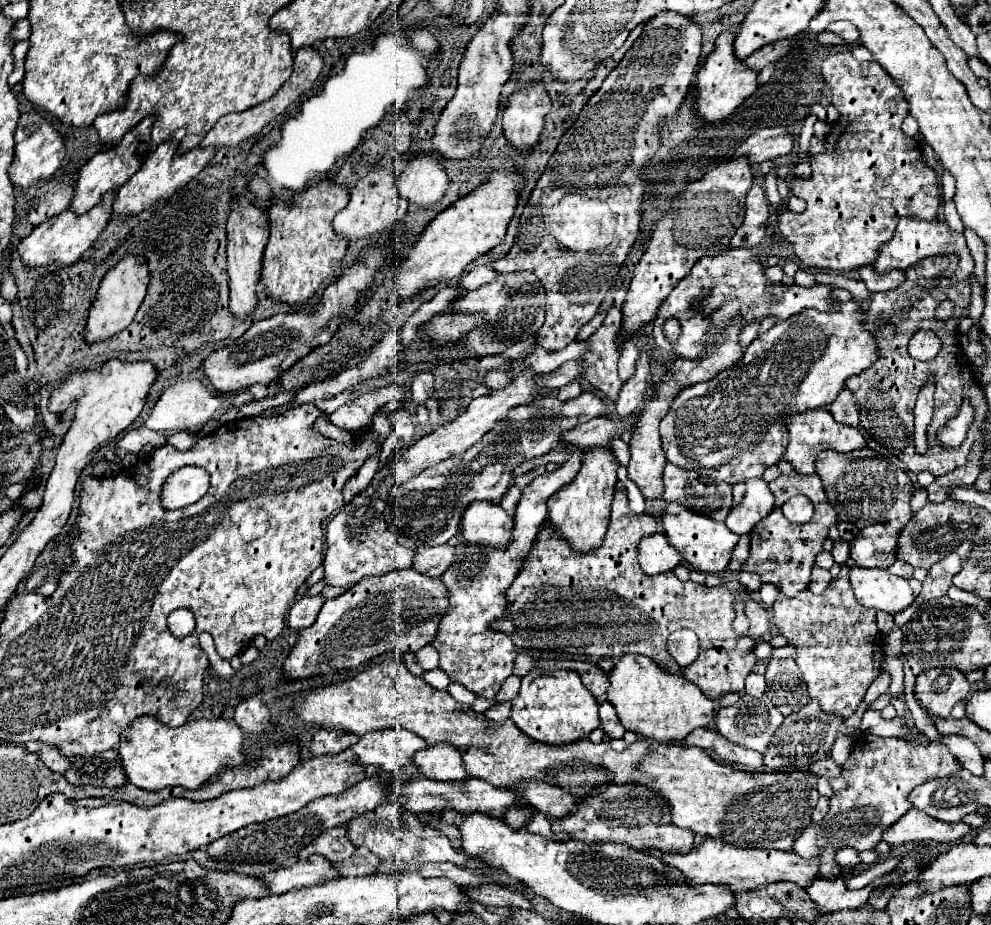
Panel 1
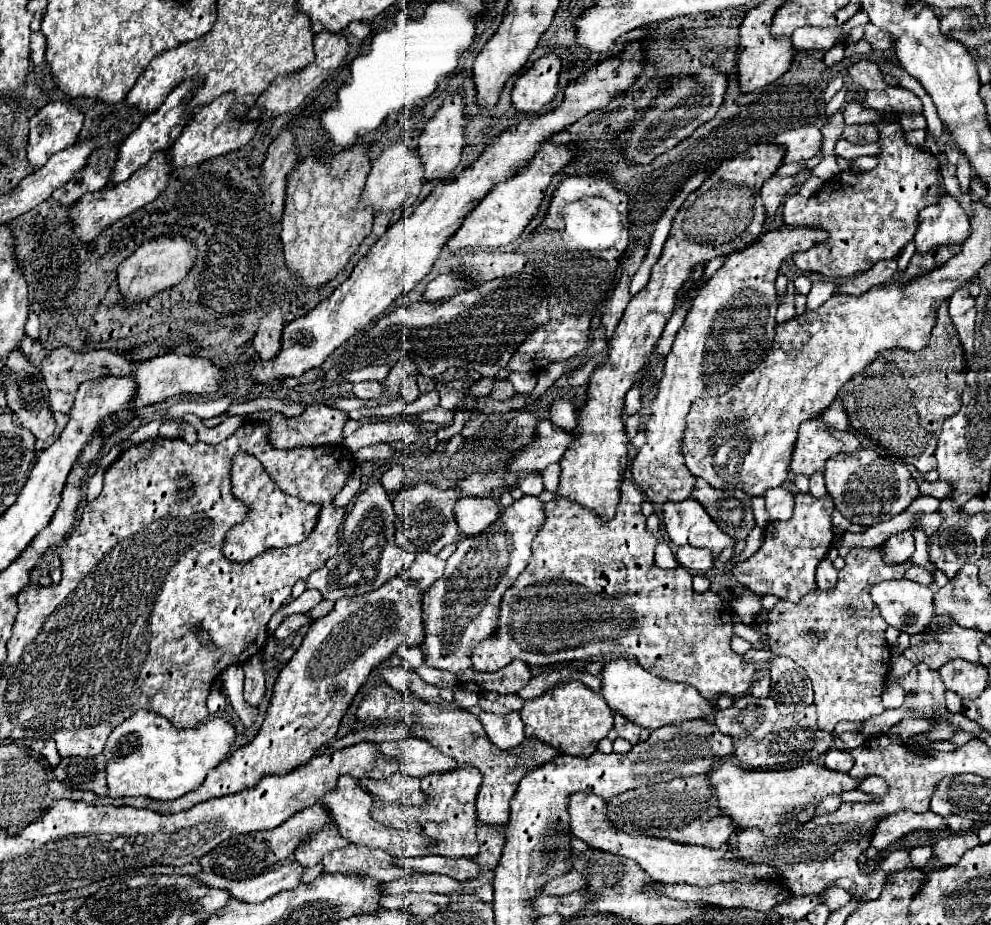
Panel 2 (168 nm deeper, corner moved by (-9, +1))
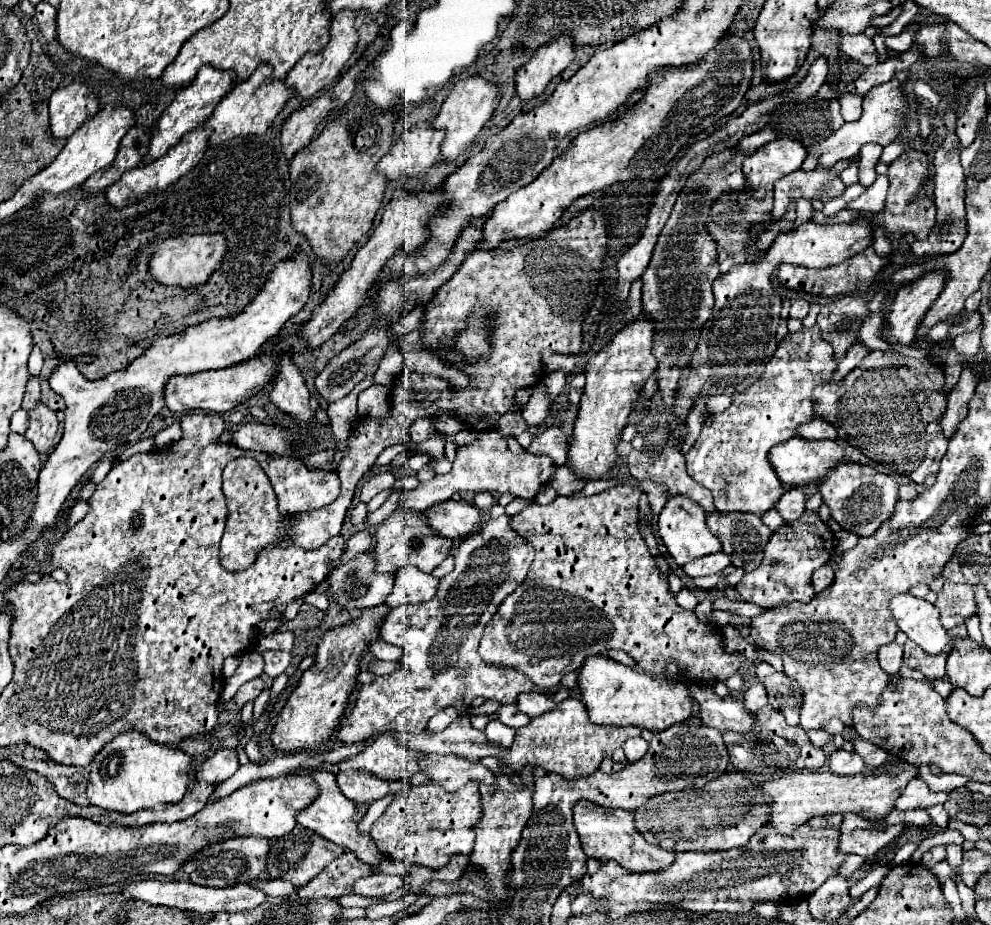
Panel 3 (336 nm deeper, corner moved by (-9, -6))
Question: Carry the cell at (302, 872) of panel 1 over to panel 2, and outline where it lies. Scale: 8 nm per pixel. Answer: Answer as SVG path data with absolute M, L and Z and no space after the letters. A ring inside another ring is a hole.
M292 862L292 864L280 866L276 870L264 872L256 878L250 878L250 880L228 880L228 878L216 876L214 872L198 872L194 878L198 882L202 882L204 886L228 890L228 894L236 900L256 904L256 902L264 902L266 898L272 898L280 890L298 886L302 872L304 872L304 868L298 866L296 862Z

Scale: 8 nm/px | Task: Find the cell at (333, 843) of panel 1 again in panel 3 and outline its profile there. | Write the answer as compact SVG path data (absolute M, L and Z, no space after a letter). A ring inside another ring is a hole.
M296 825L288 835L280 837L272 843L270 857L268 857L268 875L274 879L278 879L278 877L286 879L286 881L294 883L296 887L300 887L300 885L306 885L310 879L314 879L316 873L320 873L322 865L330 863L334 857L340 857L342 853L344 853L344 849L338 847L336 843L324 839L322 835L318 835L310 829Z

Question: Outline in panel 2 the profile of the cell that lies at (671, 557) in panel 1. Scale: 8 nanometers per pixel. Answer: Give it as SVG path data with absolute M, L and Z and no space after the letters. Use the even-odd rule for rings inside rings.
M694 546L678 548L676 560L680 562L680 566L684 566L686 570L692 570L692 572L708 572L714 562L710 550L702 550L702 548L694 548Z

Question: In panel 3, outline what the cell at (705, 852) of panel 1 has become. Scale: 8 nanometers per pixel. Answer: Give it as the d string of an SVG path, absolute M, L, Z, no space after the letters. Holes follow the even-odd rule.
M582 799L574 805L574 827L580 835L582 849L588 857L594 857L598 861L616 861L620 867L628 871L636 871L636 873L662 871L668 869L676 859L676 851L666 851L658 845L644 841L644 837L634 829L632 813L624 809L608 811L592 801Z

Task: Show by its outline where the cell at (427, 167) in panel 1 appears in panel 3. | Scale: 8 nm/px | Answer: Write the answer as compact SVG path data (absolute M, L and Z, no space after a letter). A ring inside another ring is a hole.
M480 77L458 81L452 87L450 95L442 103L438 117L432 121L434 129L444 129L444 141L440 145L440 157L444 161L456 161L468 149L468 145L472 145L484 123L492 117L492 111L498 107L498 99L500 99L500 91L492 83Z

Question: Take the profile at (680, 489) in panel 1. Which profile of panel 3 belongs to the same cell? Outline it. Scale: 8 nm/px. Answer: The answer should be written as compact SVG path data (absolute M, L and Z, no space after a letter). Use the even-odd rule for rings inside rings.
M708 513L708 527L716 533L722 543L722 551L732 559L732 565L754 569L762 561L770 529L754 513ZM722 519L722 523L720 523Z

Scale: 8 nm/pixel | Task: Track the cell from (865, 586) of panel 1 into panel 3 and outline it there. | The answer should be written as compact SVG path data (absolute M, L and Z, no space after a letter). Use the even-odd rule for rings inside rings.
M910 593L894 595L890 599L890 613L898 623L898 629L918 643L926 653L938 655L948 643L948 633L940 623L938 609L926 599L918 599Z

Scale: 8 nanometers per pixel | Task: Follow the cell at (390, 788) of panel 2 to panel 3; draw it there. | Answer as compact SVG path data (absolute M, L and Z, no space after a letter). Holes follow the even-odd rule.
M346 771L336 775L338 787L342 793L352 799L354 803L374 803L382 797L388 795L388 783L378 781L378 777L370 777L368 773L358 773L358 771Z

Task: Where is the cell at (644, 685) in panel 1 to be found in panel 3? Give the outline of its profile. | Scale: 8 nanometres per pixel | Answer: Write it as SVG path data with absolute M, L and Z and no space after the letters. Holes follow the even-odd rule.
M594 655L584 661L578 675L578 685L582 691L582 701L590 707L592 723L600 725L636 725L656 733L672 725L686 723L694 711L694 699L690 697L686 683L638 673L608 659L606 655Z

